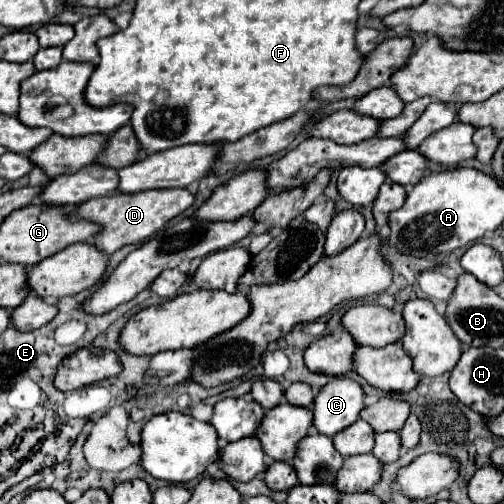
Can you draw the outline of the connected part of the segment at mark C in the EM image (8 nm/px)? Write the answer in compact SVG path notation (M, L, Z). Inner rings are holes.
M332 378L314 398L312 426L324 436L334 436L356 422L364 408L362 398L364 392L358 382L350 378Z

